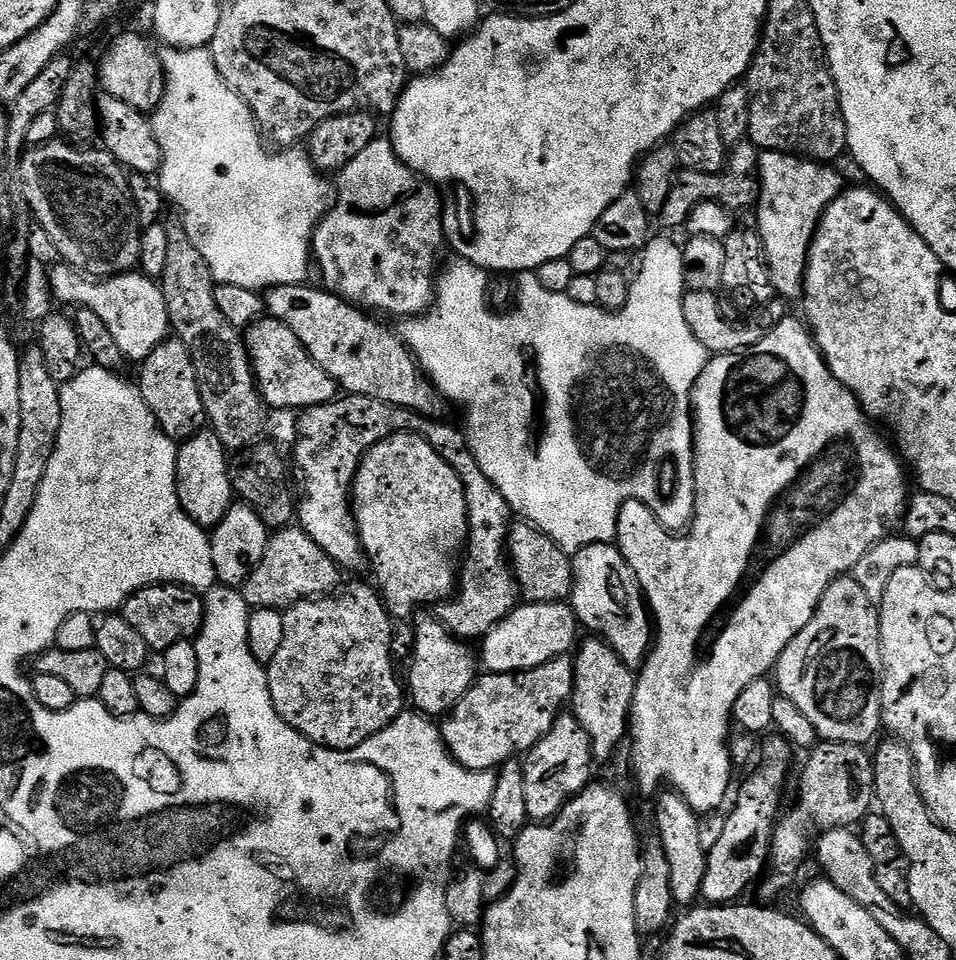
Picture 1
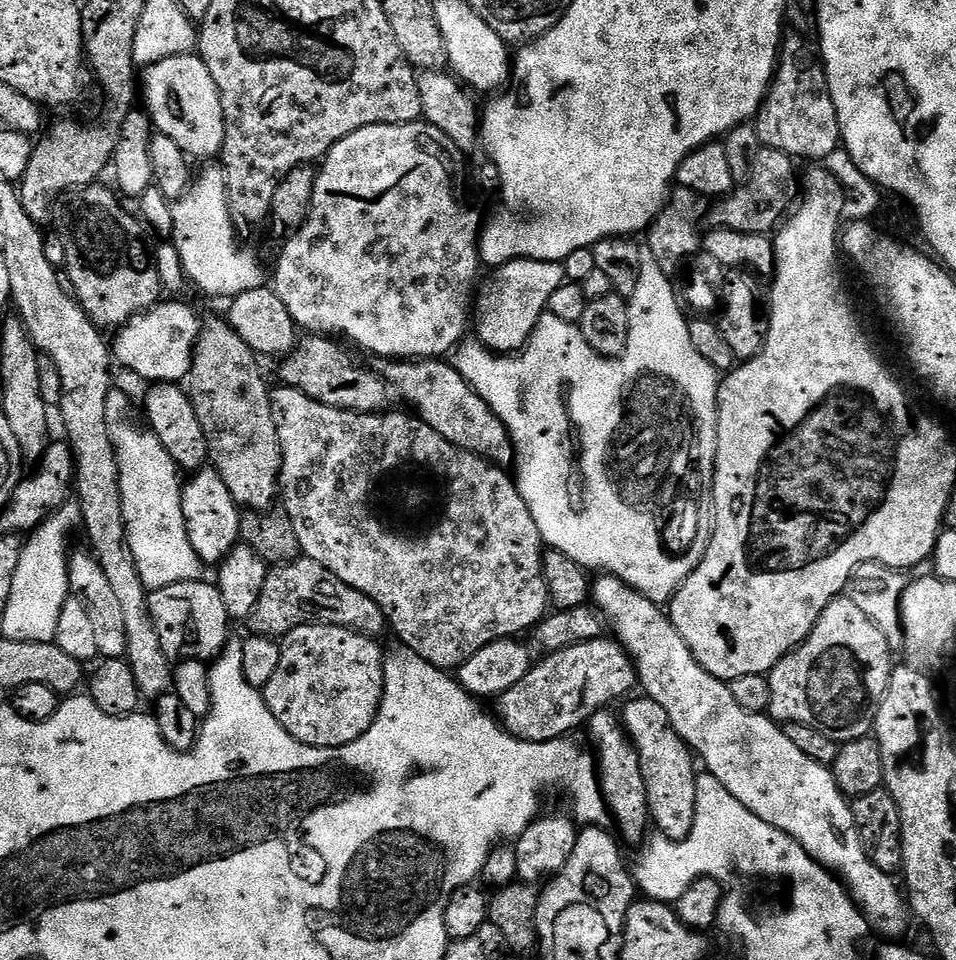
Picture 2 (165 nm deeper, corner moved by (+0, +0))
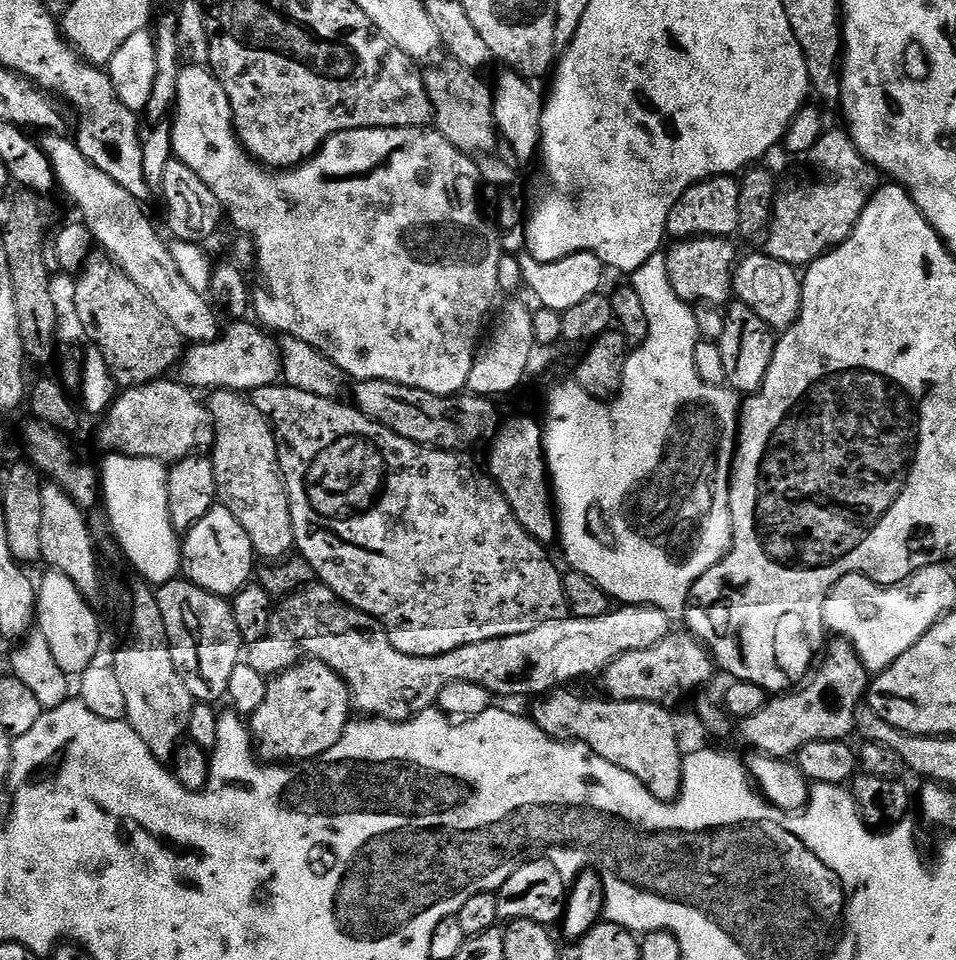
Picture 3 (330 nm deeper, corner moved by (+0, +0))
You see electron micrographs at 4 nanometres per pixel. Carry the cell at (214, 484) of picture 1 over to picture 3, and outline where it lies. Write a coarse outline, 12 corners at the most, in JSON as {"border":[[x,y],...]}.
{"border":[[211,508],[182,540],[183,575],[231,598],[253,579],[242,522]]}

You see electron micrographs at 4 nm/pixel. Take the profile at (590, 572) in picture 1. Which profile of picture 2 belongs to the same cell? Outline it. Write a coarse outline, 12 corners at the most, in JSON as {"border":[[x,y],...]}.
{"border":[[617,576],[591,603],[643,695],[750,814],[835,874],[875,931],[909,901],[831,767],[738,706]]}

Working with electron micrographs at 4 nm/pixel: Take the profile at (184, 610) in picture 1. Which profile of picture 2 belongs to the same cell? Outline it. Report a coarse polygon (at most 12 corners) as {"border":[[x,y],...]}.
{"border":[[203,579],[153,588],[148,609],[169,661],[220,655],[226,605]]}

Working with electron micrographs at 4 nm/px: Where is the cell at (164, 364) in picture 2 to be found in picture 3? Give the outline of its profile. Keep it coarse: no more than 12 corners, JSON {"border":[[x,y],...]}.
{"border":[[259,323],[193,343],[179,379],[241,394],[277,383],[279,343]]}

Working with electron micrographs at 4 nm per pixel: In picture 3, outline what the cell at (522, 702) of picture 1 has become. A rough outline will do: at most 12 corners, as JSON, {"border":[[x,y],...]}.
{"border":[[687,630],[604,668],[614,700],[673,706],[712,680]]}

